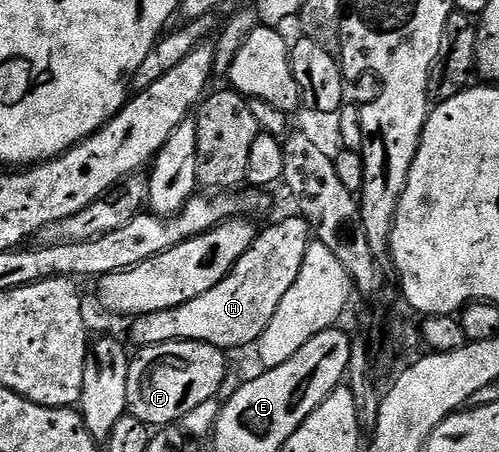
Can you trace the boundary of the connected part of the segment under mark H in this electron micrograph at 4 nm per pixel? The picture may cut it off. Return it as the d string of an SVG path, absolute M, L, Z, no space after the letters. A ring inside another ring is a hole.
M300 217L281 219L266 231L258 230L251 249L239 257L235 269L215 289L207 289L203 297L191 297L191 301L175 309L136 316L130 322L133 323L129 327L130 337L138 348L179 341L206 343L226 353L232 353L236 347L252 348L263 329L271 325L271 317L275 317L275 309L279 309L279 301L283 301L287 289L295 285L310 242L309 224Z

